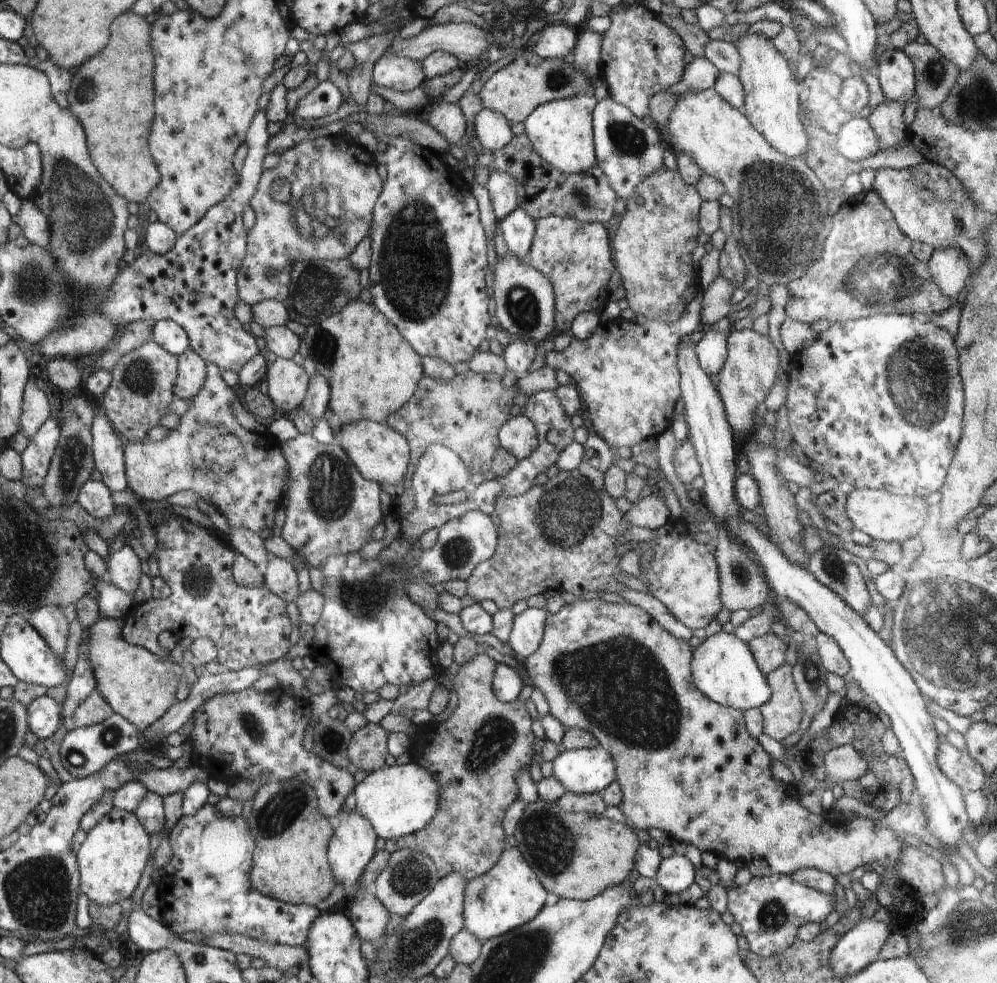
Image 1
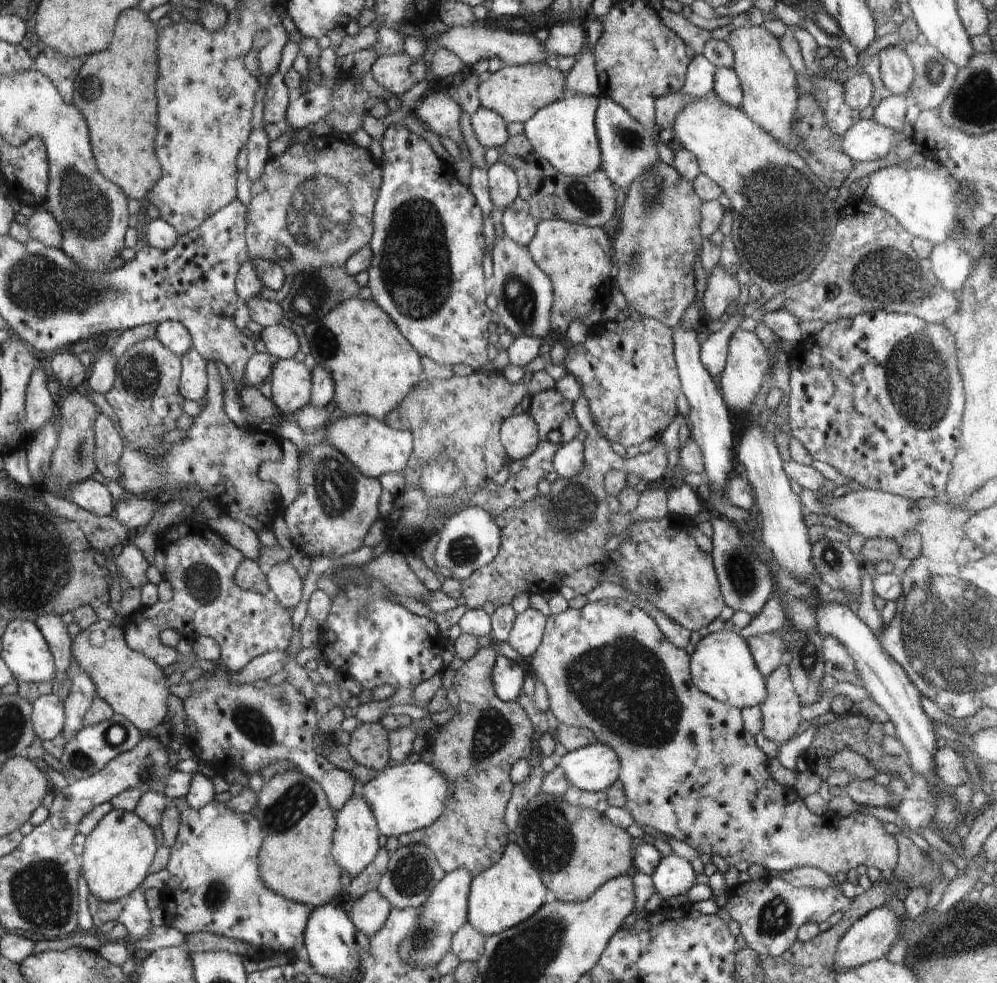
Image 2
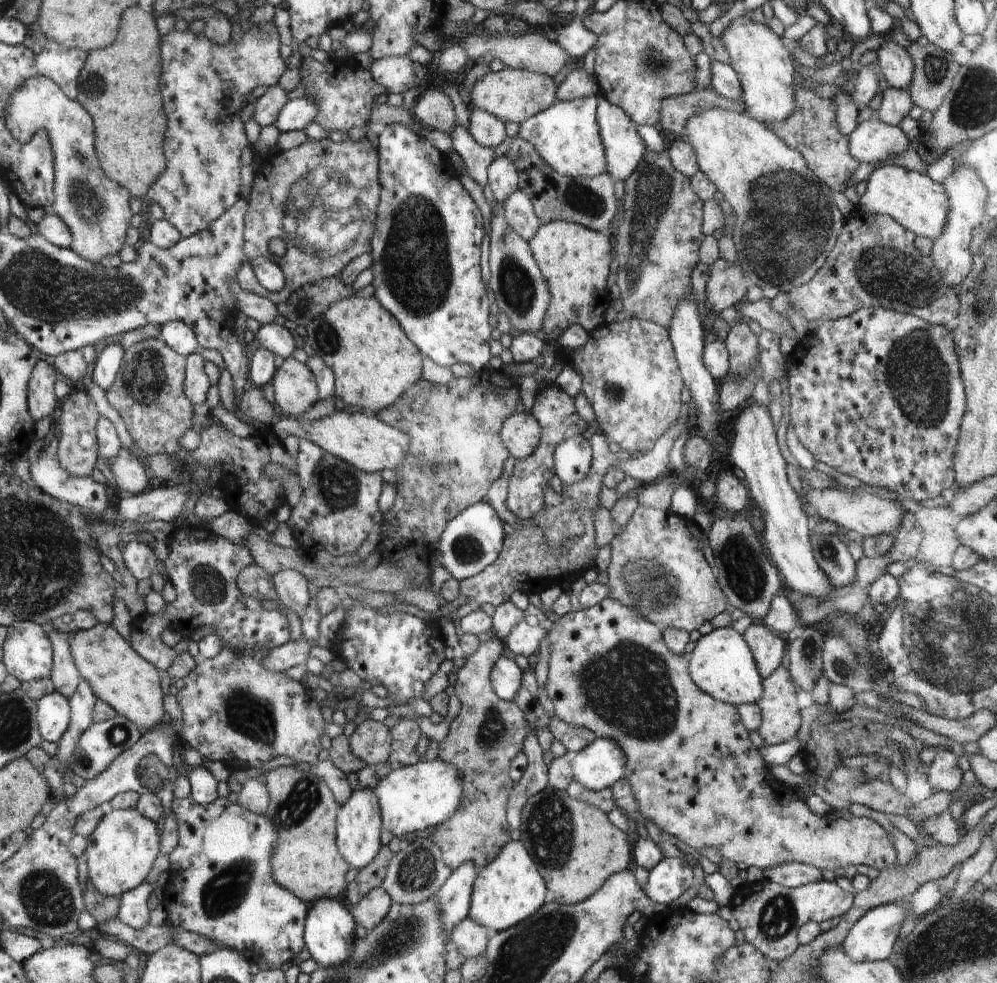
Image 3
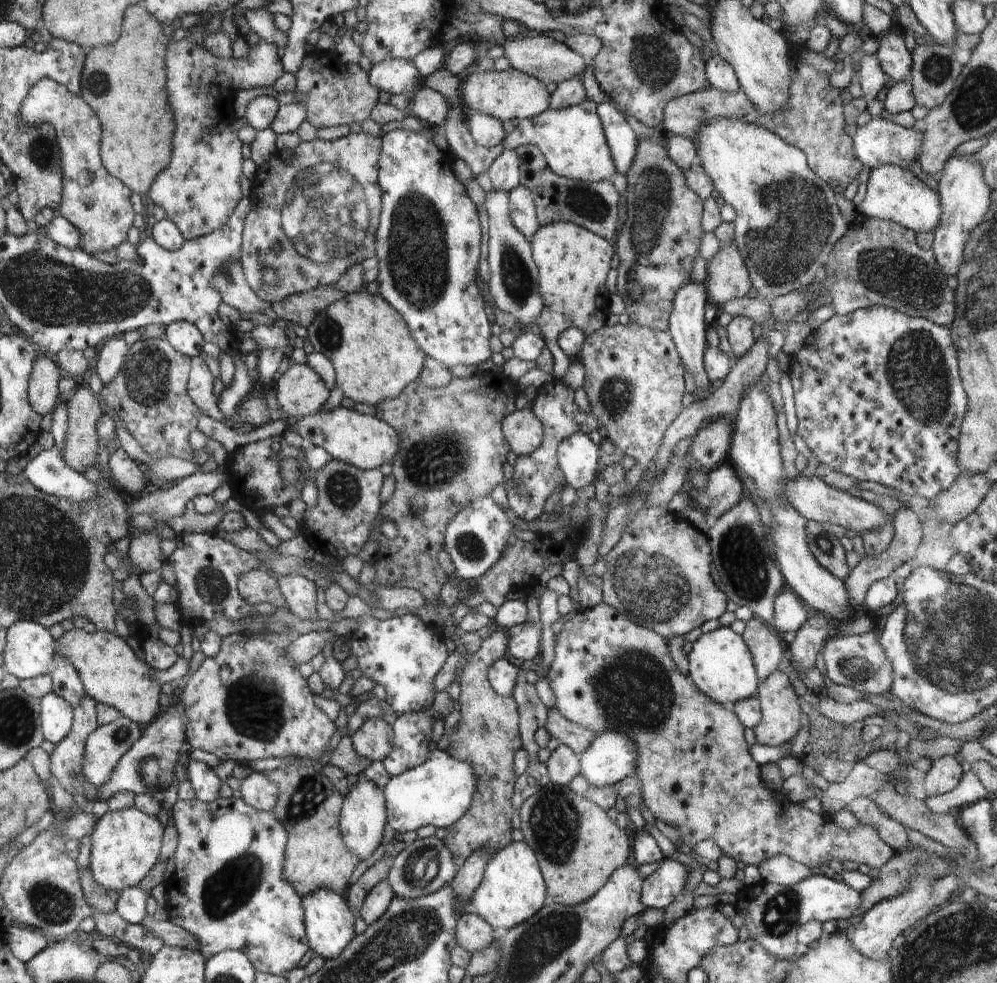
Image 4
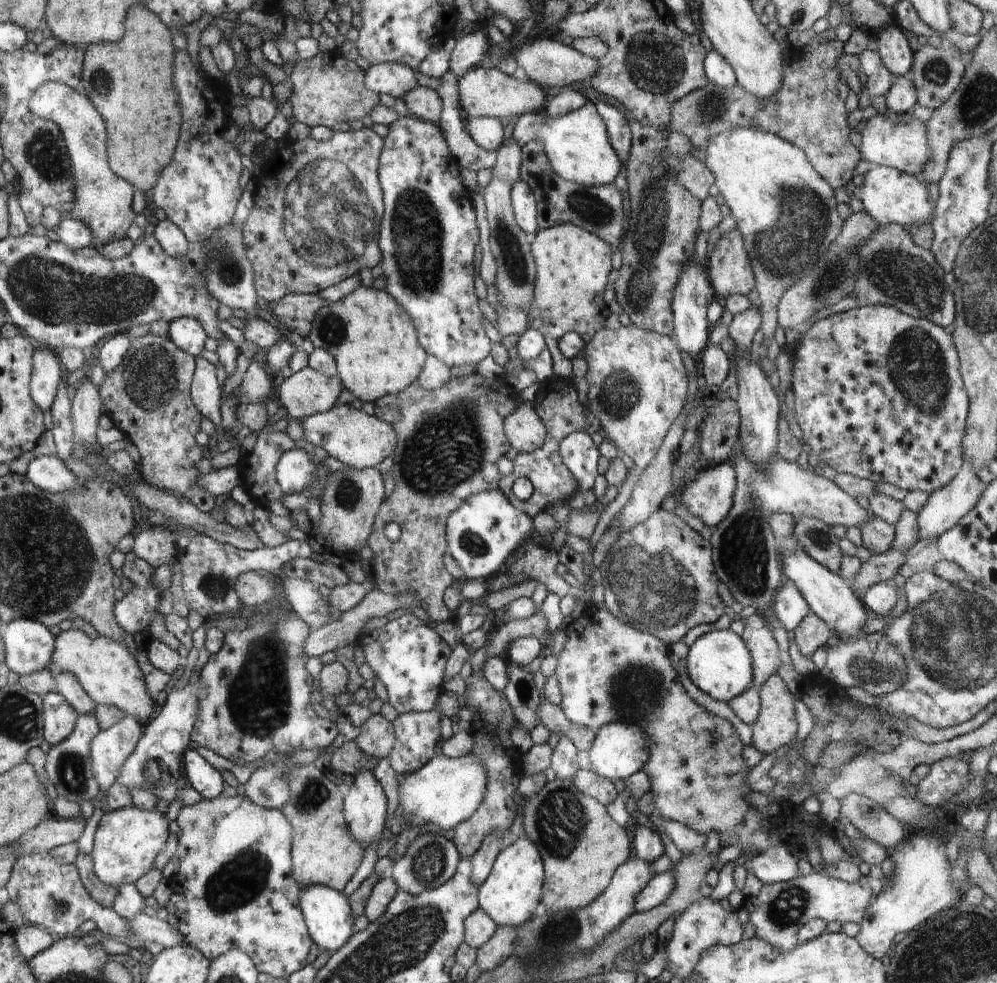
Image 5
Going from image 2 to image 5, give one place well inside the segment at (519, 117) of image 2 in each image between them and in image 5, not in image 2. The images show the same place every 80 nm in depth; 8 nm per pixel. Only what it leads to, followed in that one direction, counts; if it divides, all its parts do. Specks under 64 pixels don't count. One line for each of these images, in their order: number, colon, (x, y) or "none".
3: (515, 95)
4: (512, 95)
5: (483, 92)

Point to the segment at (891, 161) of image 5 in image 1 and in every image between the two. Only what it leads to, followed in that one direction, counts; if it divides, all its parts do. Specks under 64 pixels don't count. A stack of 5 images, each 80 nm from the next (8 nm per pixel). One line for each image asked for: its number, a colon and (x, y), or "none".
1: (856, 140)
2: (866, 140)
3: (873, 141)
4: (879, 142)

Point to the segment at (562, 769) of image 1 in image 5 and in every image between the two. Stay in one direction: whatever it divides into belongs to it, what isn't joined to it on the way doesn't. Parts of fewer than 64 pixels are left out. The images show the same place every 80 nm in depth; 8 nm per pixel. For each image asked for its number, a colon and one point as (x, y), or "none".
2: (594, 768)
3: (602, 763)
4: (612, 756)
5: (619, 750)

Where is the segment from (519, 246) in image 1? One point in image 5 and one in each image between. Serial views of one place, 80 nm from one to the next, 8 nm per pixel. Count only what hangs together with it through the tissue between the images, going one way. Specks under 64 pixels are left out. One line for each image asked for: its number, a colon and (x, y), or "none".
2: (518, 223)
3: (519, 212)
4: (523, 211)
5: (524, 205)

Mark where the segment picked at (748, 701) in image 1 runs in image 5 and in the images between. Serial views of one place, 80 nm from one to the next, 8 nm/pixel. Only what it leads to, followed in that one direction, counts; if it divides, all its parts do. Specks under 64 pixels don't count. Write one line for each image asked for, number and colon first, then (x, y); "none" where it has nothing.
2: (723, 667)
3: (722, 664)
4: (722, 667)
5: (719, 664)

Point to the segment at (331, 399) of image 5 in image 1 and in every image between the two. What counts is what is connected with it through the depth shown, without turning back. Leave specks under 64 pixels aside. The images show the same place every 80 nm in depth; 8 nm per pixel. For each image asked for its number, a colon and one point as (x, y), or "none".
1: (288, 383)
2: (291, 388)
3: (295, 387)
4: (300, 391)

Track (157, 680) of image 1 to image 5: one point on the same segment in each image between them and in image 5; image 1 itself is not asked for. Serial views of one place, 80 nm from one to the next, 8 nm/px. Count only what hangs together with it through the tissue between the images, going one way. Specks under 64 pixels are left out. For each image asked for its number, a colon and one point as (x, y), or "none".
2: (132, 684)
3: (117, 676)
4: (110, 673)
5: (107, 673)

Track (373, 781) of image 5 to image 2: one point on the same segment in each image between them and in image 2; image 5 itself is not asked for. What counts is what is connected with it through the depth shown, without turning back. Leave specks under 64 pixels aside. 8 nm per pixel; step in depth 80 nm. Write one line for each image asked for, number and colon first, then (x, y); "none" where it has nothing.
2: (355, 846)
3: (359, 824)
4: (364, 814)

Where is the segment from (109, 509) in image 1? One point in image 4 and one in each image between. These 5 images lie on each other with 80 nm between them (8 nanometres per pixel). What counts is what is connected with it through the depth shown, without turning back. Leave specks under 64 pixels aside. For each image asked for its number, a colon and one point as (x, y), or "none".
2: (91, 495)
3: (45, 472)
4: (47, 471)

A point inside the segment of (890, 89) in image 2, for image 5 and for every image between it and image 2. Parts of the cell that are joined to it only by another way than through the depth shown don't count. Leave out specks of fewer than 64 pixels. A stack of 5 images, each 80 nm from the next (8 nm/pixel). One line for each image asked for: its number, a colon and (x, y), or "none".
3: (896, 64)
4: (896, 61)
5: (893, 48)

